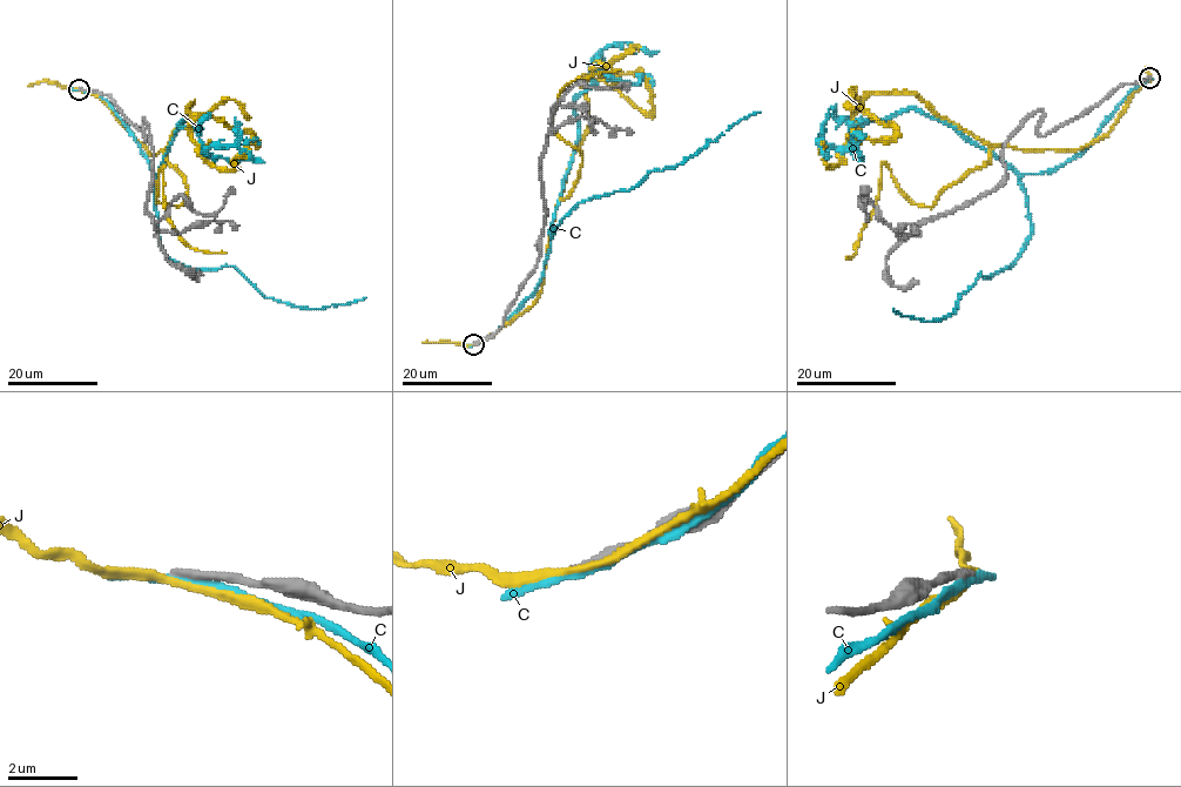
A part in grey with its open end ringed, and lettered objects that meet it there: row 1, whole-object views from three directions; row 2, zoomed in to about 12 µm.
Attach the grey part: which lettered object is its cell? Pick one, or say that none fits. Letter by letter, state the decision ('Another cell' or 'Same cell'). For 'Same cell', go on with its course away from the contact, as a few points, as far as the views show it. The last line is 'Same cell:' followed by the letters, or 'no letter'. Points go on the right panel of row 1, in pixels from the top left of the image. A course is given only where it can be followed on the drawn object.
C: Another cell
J: Another cell
Same cell: no letter

